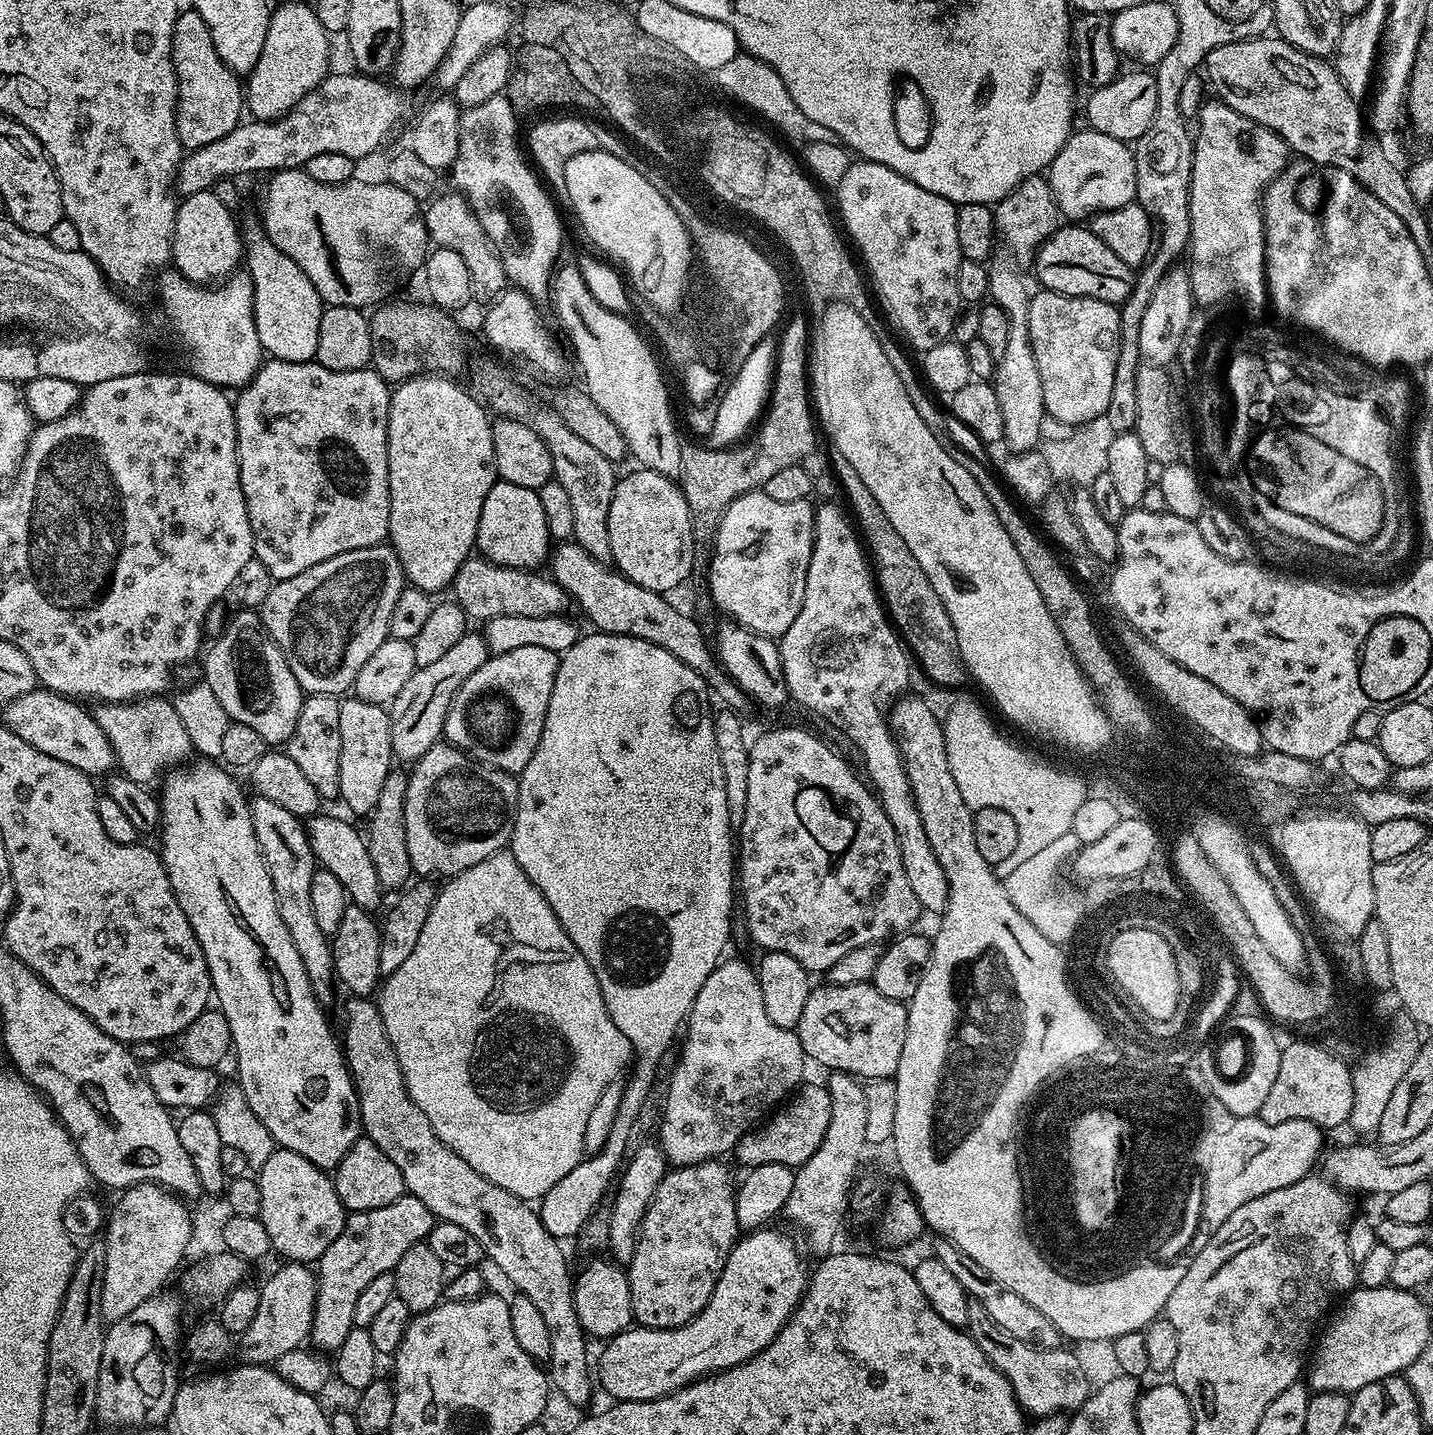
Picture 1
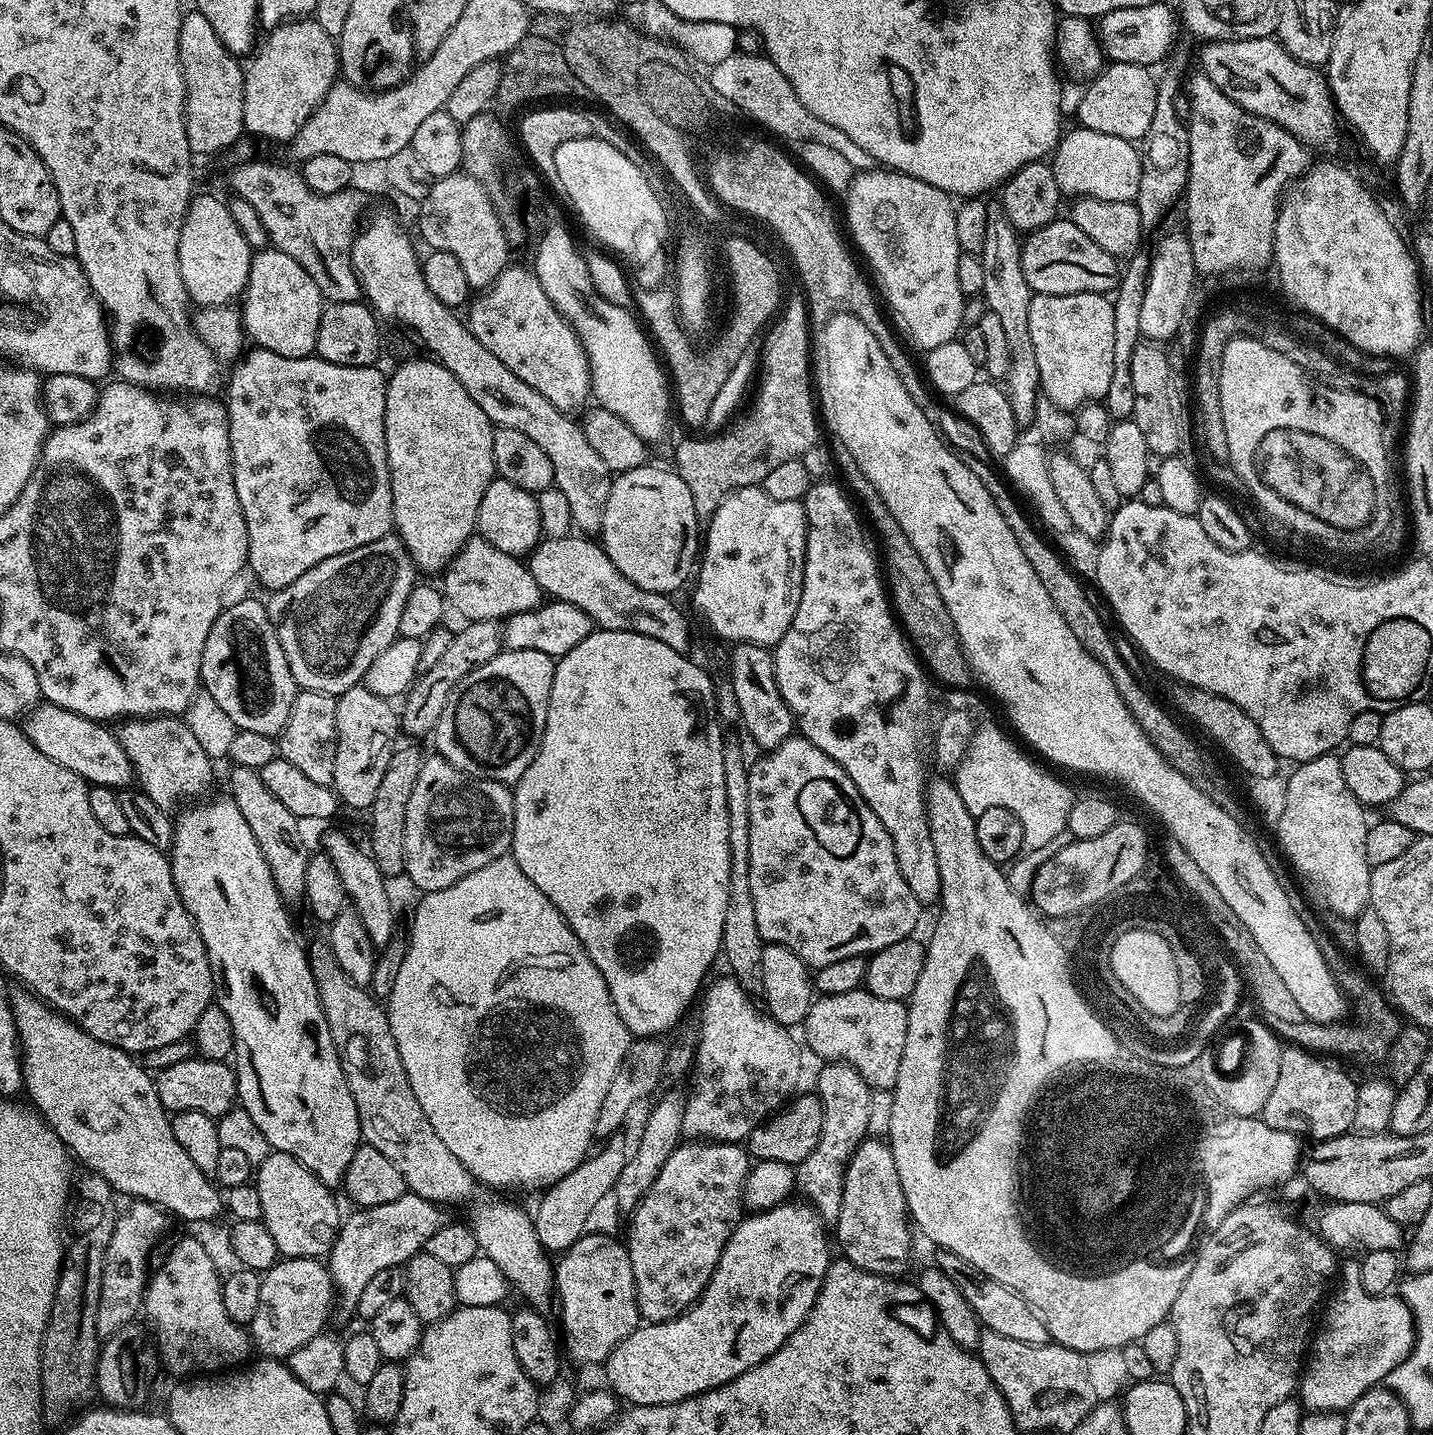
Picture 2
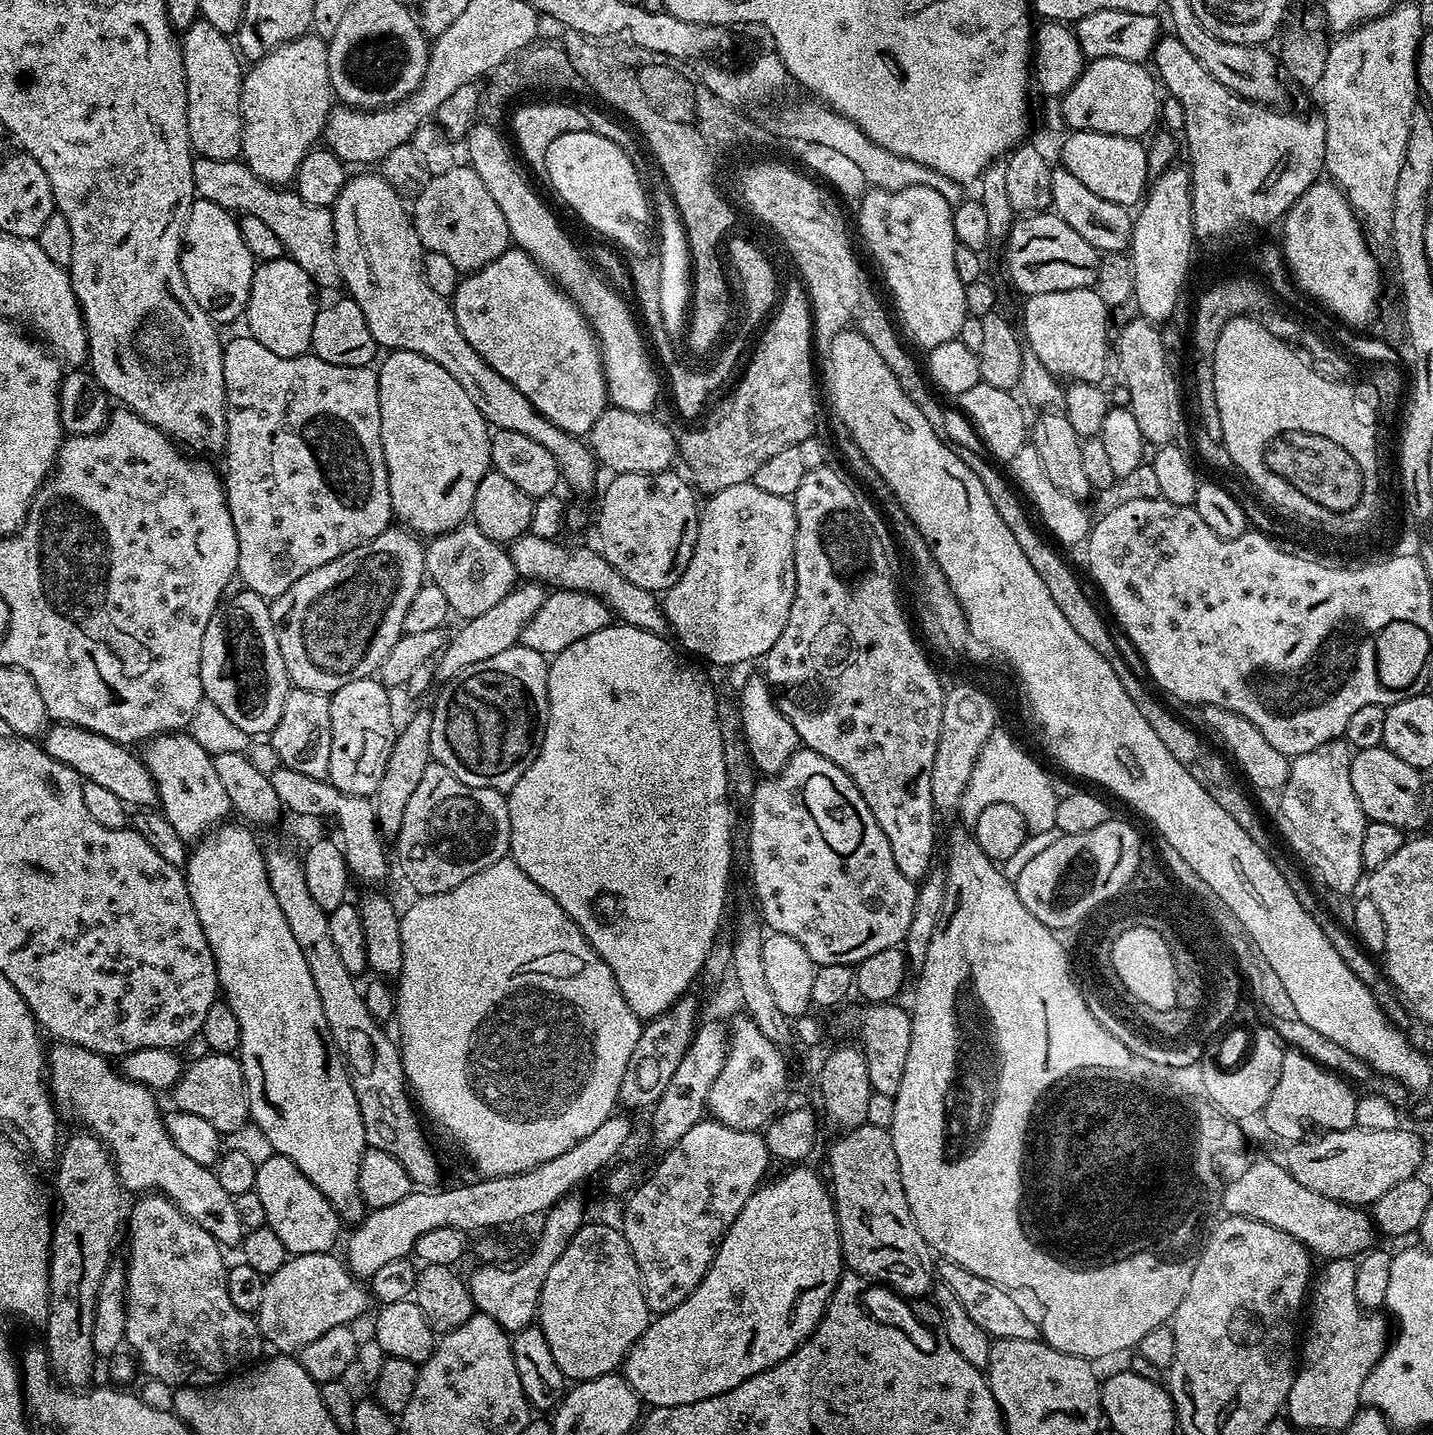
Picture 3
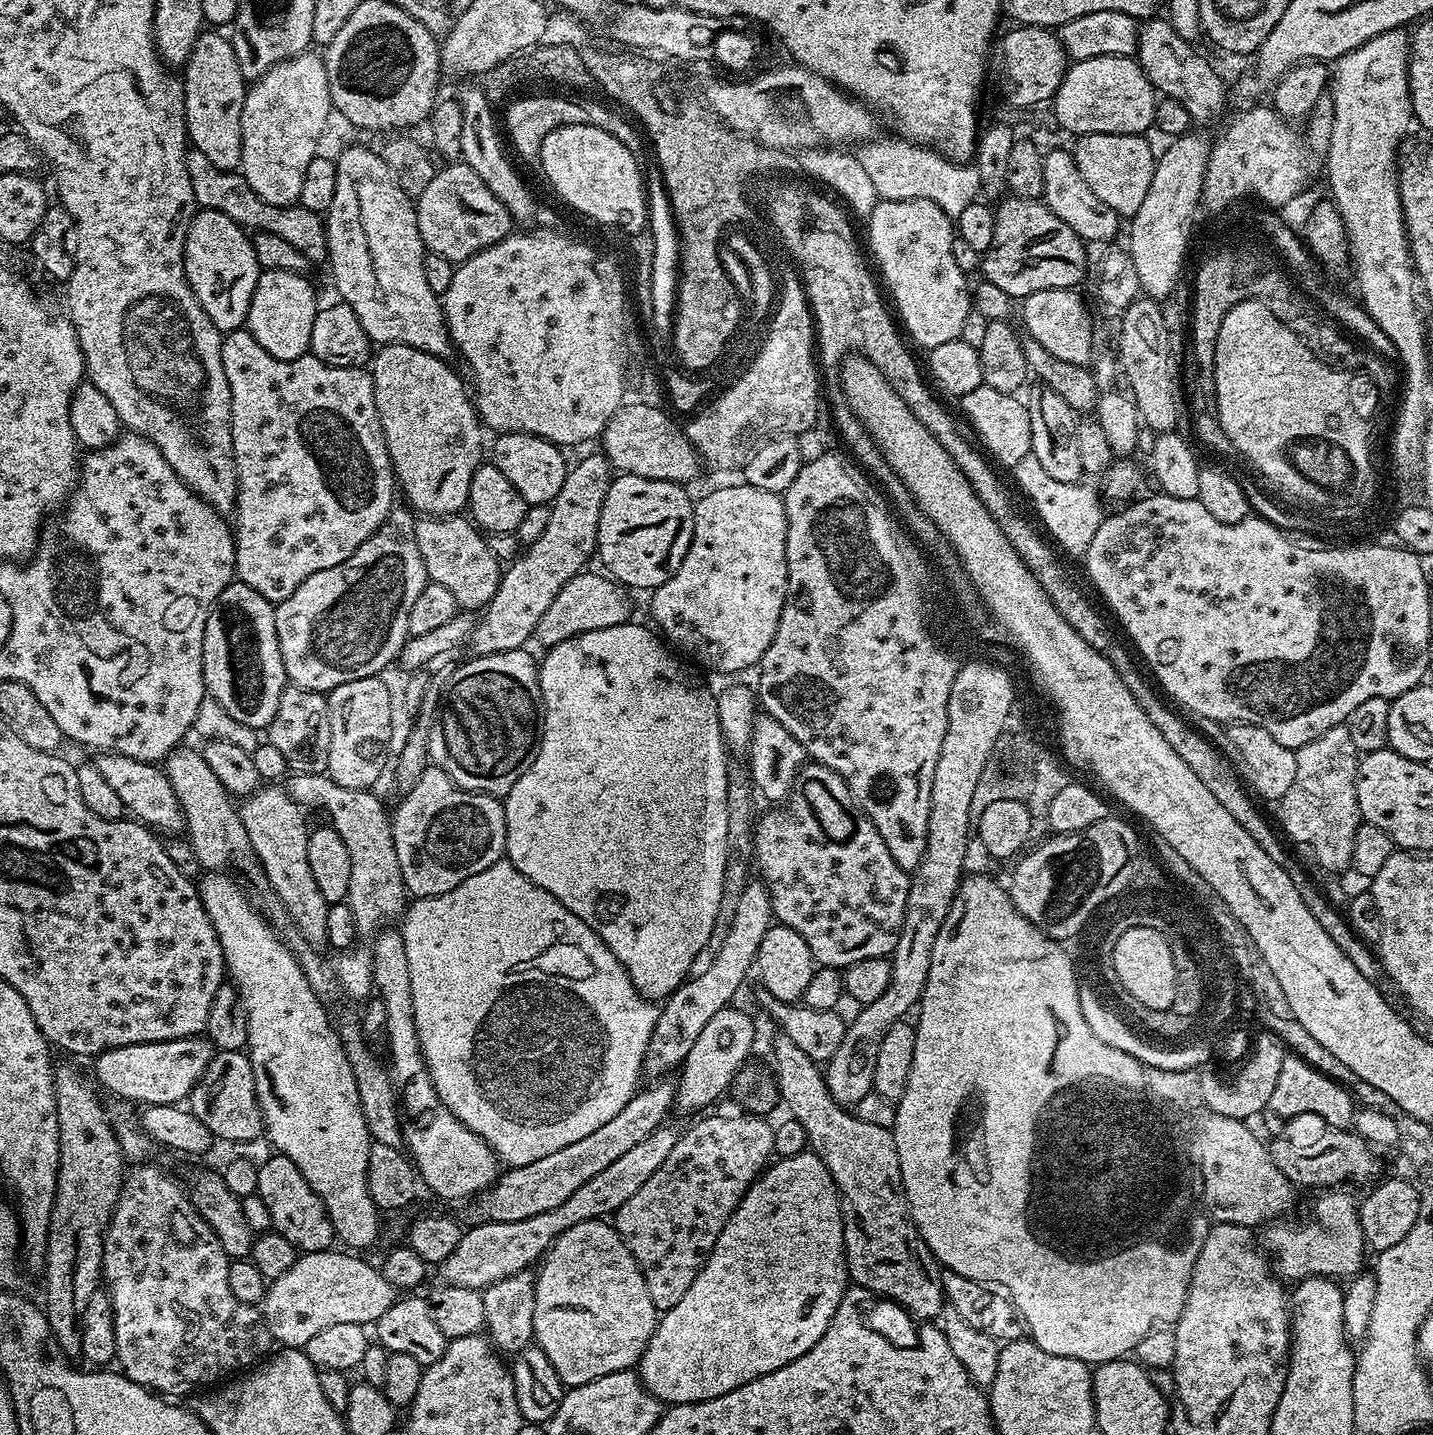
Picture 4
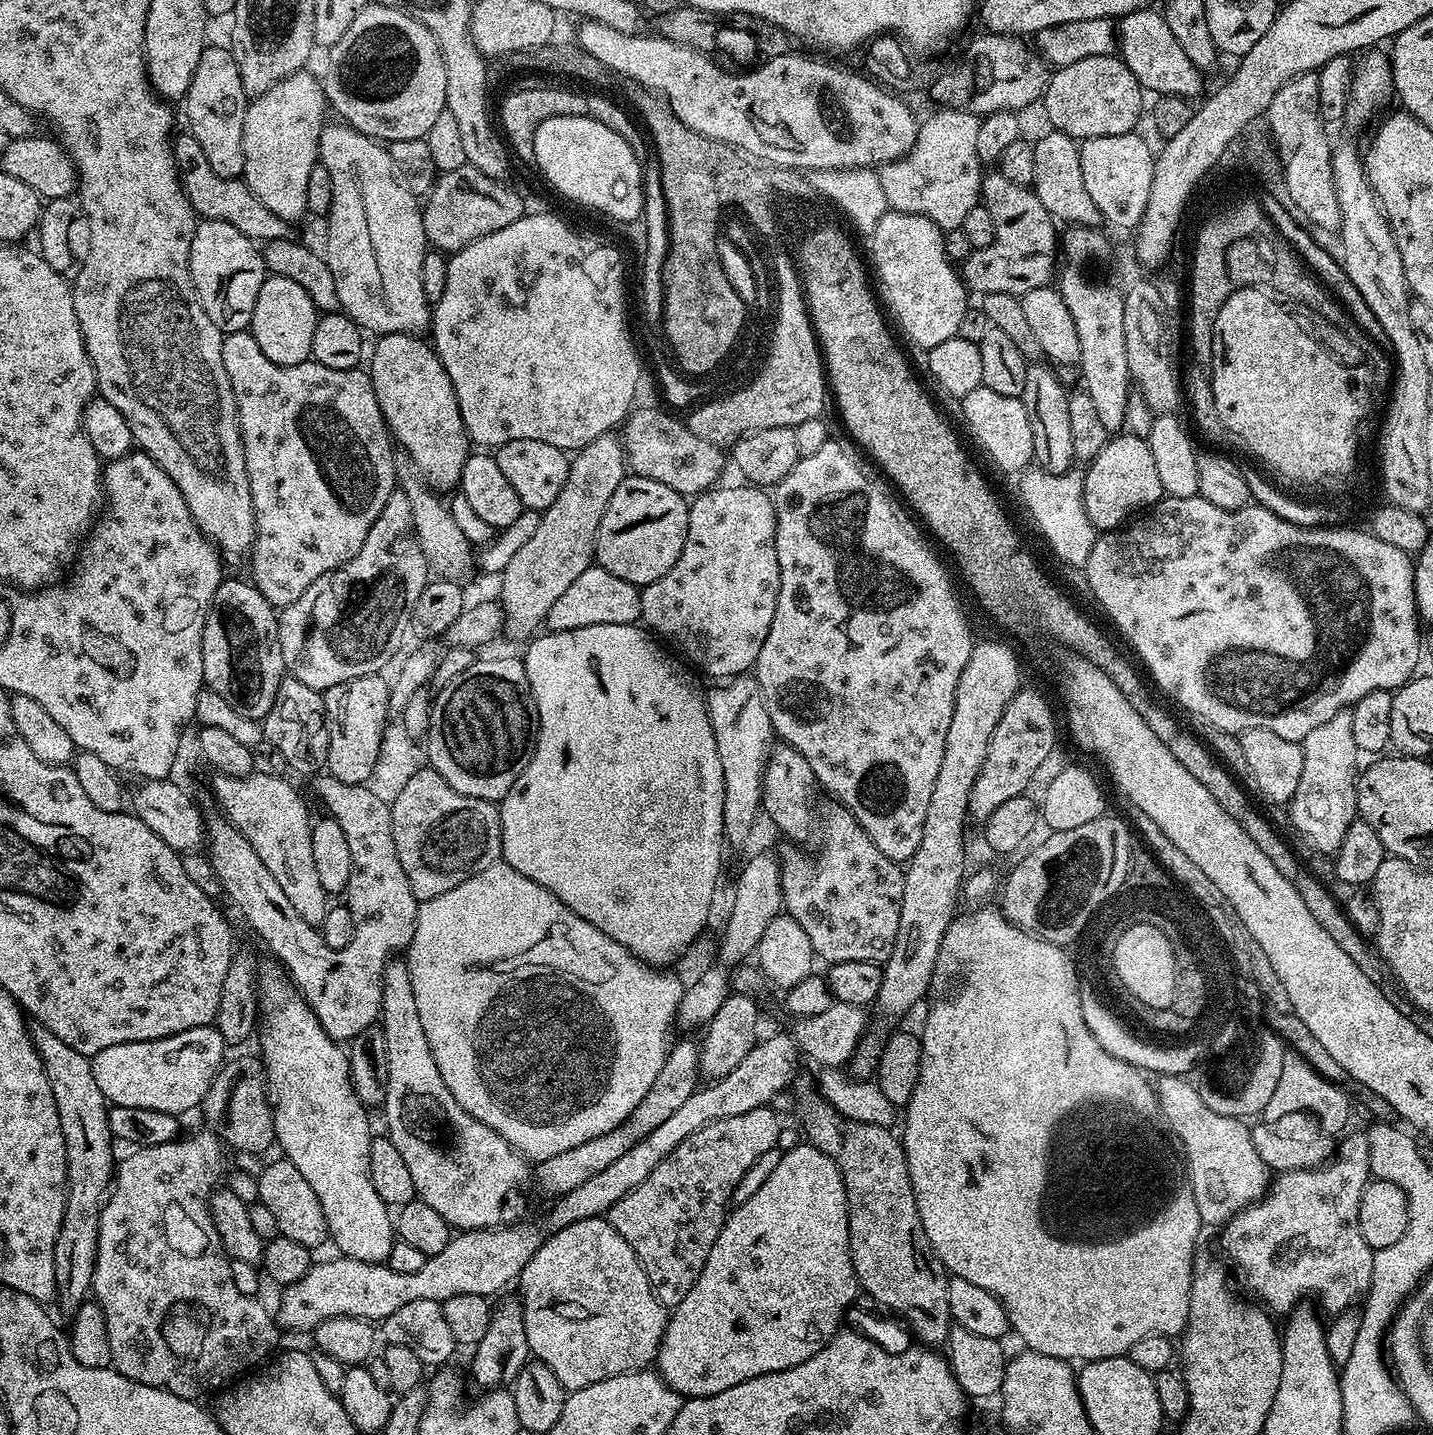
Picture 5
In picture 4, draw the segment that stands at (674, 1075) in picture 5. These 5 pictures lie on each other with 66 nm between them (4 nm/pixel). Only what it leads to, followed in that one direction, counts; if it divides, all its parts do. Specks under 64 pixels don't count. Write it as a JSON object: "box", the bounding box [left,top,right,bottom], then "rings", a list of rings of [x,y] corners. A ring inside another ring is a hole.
{"box":[472,1082,676,1224],"rings":[[[652,1082],[649,1088],[641,1087],[636,1095],[605,1122],[598,1126],[579,1142],[570,1146],[562,1146],[555,1154],[546,1154],[546,1158],[538,1158],[538,1162],[530,1162],[530,1166],[508,1168],[499,1173],[495,1184],[485,1188],[475,1197],[472,1208],[472,1220],[481,1224],[490,1222],[518,1222],[526,1218],[534,1218],[534,1214],[542,1214],[546,1210],[554,1210],[578,1190],[585,1182],[590,1182],[594,1174],[606,1170],[610,1162],[615,1162],[619,1156],[626,1154],[638,1142],[642,1142],[654,1129],[661,1127],[668,1116],[668,1111],[673,1111],[676,1098],[676,1084],[668,1082]]]}

